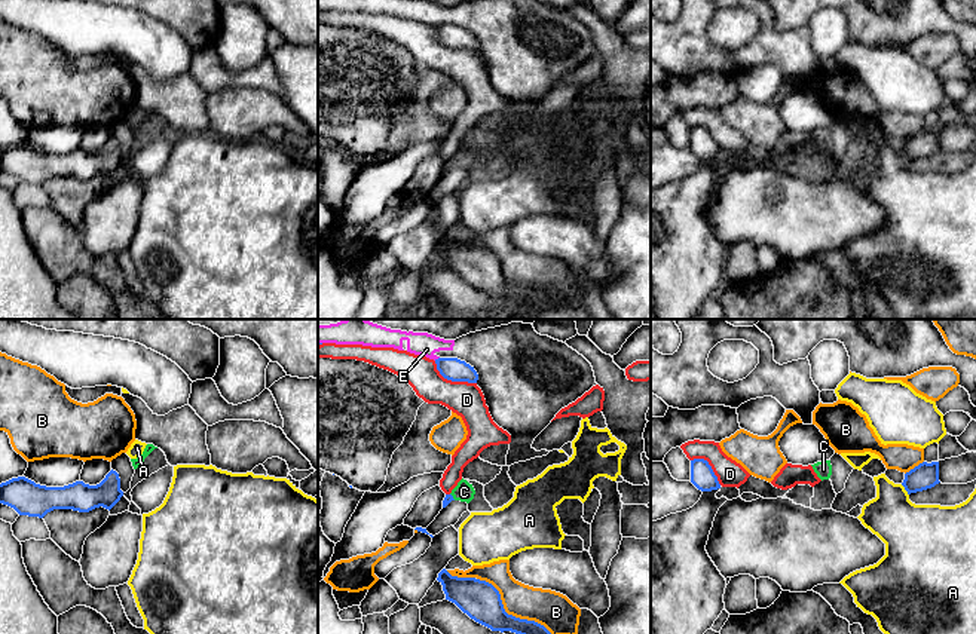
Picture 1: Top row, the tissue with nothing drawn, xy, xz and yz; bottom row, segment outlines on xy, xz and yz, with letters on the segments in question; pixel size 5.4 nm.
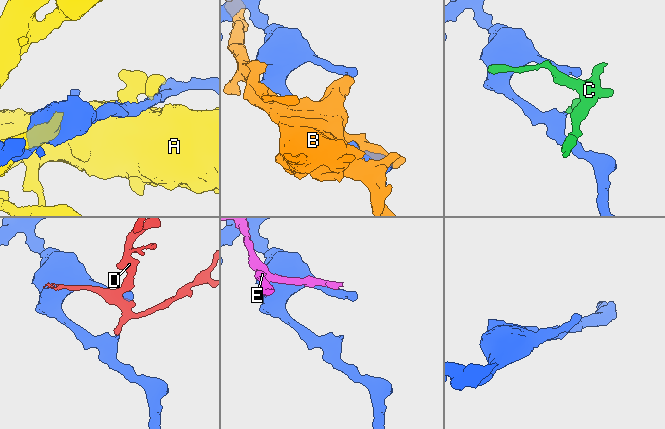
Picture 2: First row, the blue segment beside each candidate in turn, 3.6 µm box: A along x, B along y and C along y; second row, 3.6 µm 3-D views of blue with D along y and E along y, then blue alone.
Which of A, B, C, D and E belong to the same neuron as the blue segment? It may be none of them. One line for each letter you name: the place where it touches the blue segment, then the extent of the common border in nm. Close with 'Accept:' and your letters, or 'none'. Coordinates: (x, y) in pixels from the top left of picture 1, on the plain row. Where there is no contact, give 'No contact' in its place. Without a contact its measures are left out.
C: Touches blue at xz (452, 164). Shared border 50 nm
Accept: C

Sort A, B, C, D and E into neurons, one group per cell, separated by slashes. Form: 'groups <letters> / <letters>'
groups A / B / C / D / E

